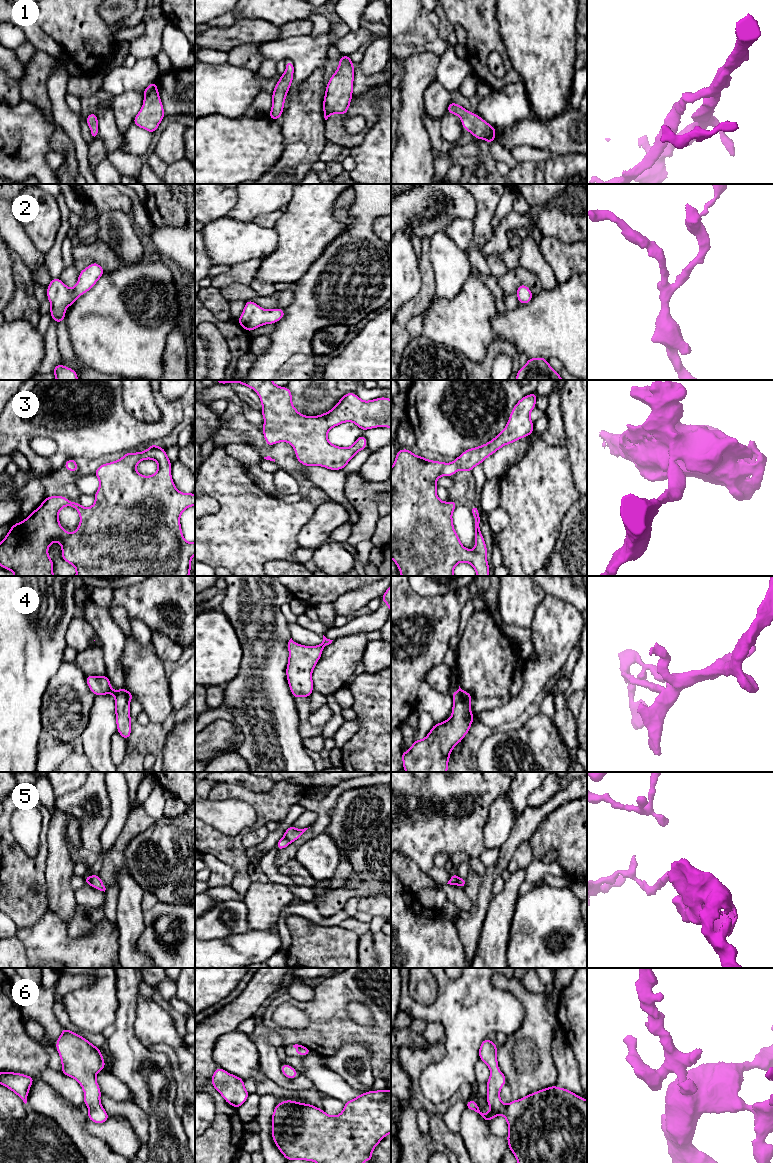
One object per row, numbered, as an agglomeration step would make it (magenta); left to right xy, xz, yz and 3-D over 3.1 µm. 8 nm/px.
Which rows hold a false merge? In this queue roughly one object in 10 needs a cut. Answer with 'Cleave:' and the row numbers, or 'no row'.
Cleave: 4, 5

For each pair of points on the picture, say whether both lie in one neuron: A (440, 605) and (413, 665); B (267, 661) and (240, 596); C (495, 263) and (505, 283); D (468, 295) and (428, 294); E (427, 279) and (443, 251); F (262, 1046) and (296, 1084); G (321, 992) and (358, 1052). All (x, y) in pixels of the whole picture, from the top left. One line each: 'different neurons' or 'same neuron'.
A: same neuron
B: same neuron
C: different neurons
D: different neurons
E: different neurons
F: same neuron
G: different neurons

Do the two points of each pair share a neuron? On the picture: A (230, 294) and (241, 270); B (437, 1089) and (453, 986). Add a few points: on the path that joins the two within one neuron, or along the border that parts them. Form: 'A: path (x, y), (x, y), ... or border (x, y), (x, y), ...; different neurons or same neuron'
A: border (250, 285), (228, 284), (218, 288); different neurons
B: path (455, 1063), (455, 1012); same neuron

